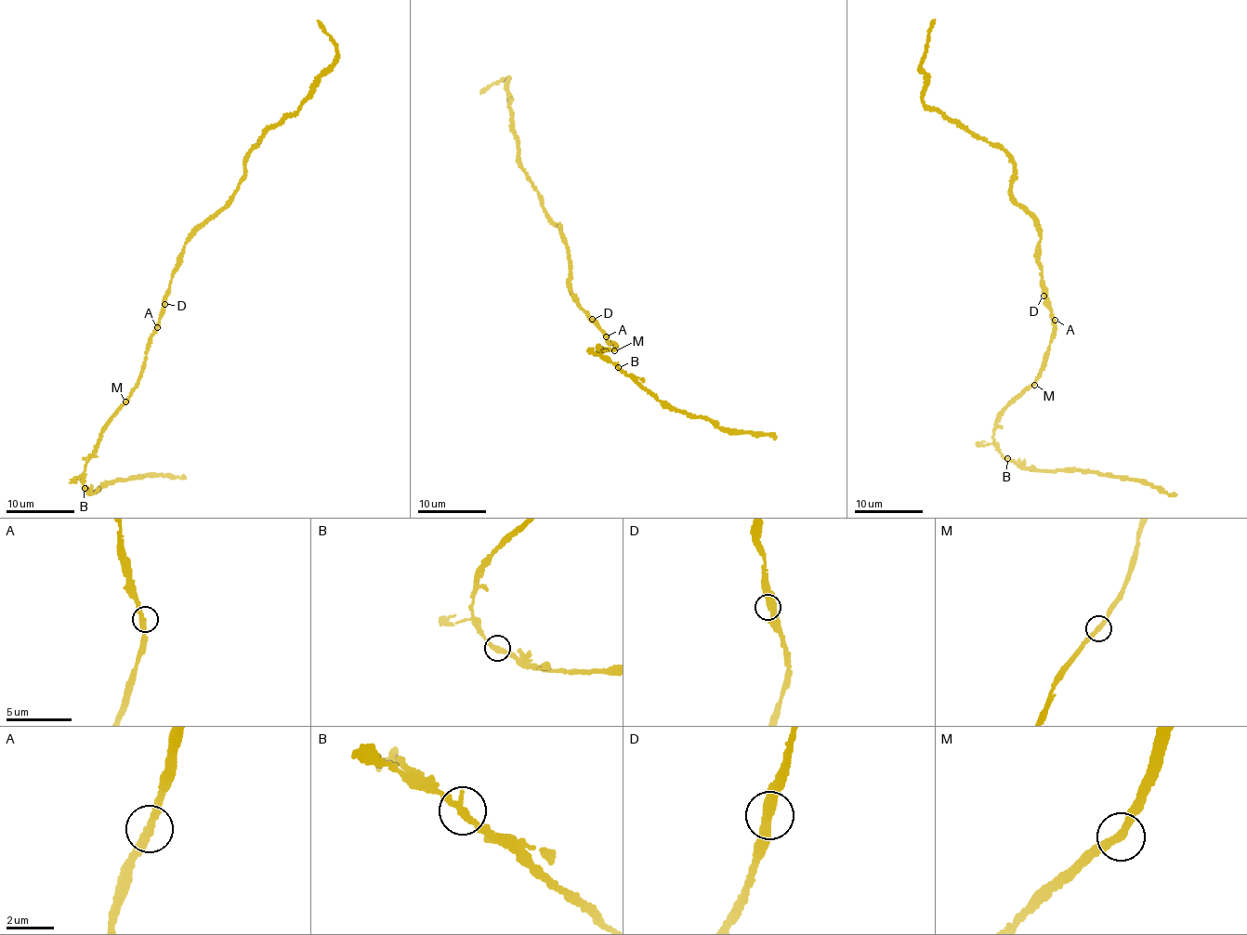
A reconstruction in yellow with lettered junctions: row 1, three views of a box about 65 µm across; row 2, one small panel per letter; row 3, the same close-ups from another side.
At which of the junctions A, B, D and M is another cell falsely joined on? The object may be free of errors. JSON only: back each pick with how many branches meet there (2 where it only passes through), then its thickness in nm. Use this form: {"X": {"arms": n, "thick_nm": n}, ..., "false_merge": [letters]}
{"false_merge": []}

